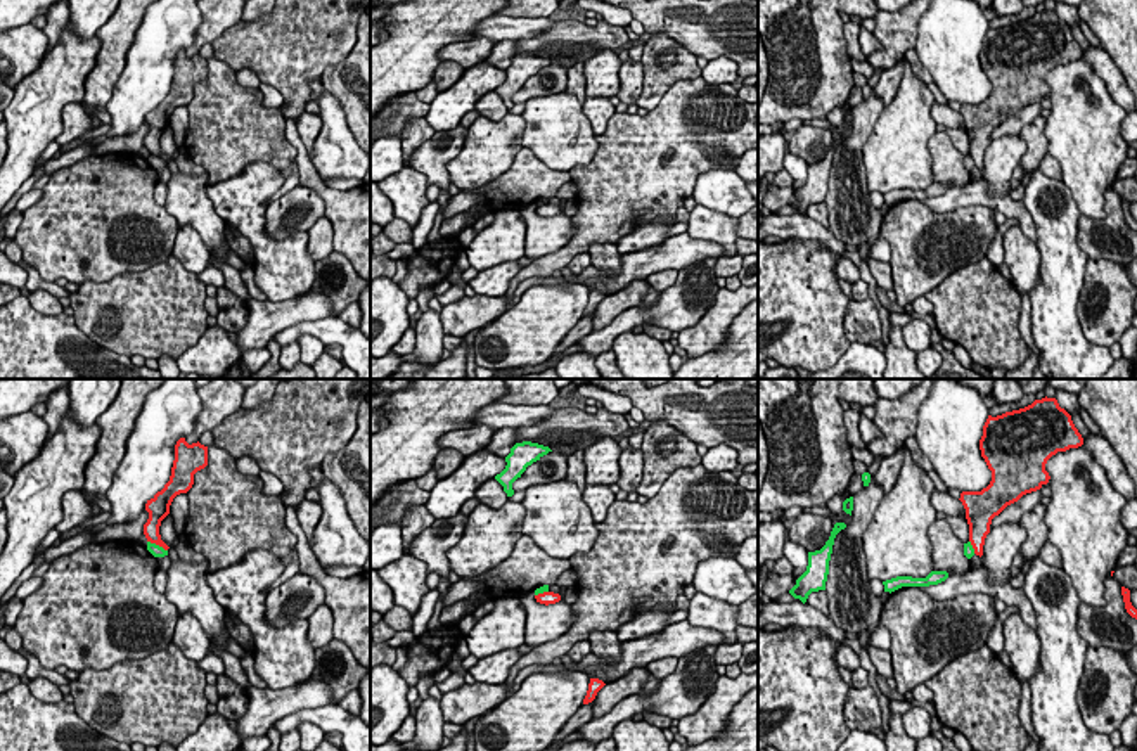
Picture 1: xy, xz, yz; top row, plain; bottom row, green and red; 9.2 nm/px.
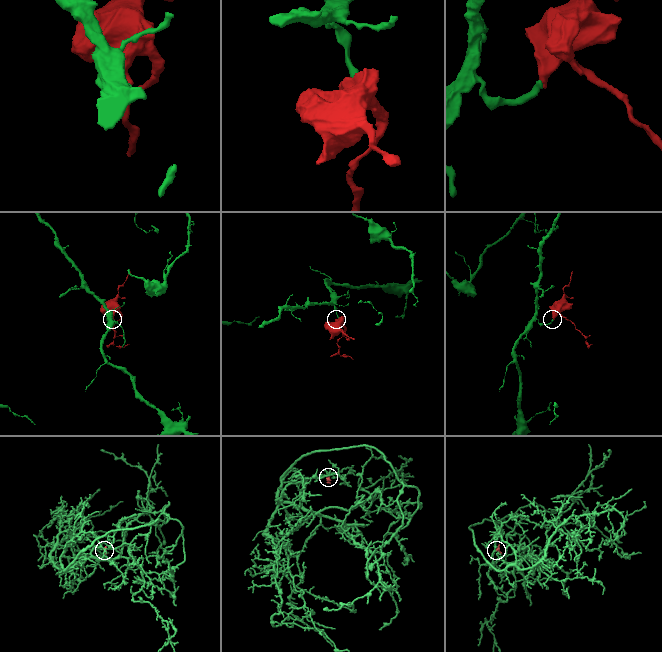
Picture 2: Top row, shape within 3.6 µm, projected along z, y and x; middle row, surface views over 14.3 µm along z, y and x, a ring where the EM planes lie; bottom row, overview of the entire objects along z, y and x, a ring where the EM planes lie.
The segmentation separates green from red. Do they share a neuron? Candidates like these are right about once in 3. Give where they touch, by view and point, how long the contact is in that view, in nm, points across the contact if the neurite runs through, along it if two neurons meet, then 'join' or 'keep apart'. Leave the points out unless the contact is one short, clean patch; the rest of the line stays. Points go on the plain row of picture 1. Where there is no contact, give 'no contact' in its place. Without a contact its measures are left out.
meets green in xy at (158, 158); contact 220 nm long; border along xy (147, 153), (167, 163); keep apart

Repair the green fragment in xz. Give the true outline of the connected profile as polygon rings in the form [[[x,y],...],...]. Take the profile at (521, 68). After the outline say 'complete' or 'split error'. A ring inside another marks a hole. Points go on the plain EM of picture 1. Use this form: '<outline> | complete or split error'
[[[531,54],[516,55],[511,61],[511,66],[505,69],[505,81],[495,88],[495,92],[504,99],[507,109],[514,107],[512,95],[521,90],[526,80],[540,73],[549,64],[552,64],[549,59]]] | complete

